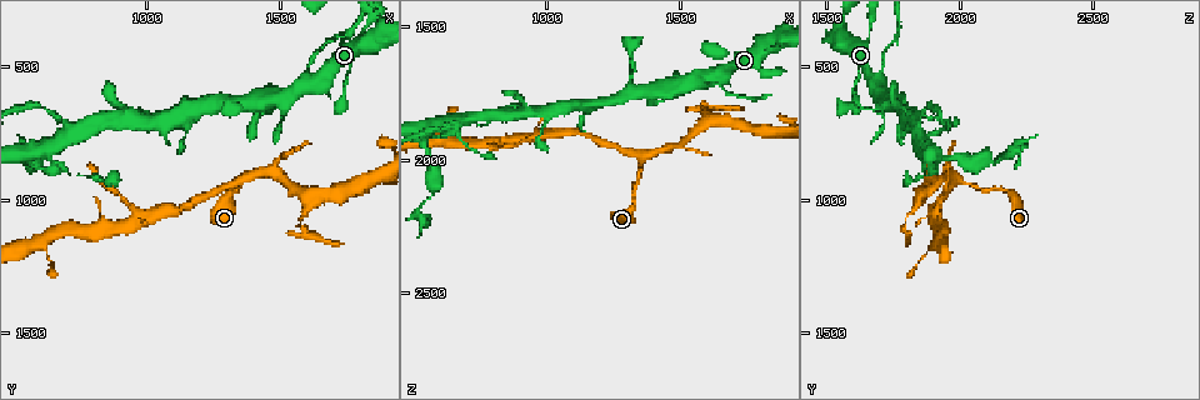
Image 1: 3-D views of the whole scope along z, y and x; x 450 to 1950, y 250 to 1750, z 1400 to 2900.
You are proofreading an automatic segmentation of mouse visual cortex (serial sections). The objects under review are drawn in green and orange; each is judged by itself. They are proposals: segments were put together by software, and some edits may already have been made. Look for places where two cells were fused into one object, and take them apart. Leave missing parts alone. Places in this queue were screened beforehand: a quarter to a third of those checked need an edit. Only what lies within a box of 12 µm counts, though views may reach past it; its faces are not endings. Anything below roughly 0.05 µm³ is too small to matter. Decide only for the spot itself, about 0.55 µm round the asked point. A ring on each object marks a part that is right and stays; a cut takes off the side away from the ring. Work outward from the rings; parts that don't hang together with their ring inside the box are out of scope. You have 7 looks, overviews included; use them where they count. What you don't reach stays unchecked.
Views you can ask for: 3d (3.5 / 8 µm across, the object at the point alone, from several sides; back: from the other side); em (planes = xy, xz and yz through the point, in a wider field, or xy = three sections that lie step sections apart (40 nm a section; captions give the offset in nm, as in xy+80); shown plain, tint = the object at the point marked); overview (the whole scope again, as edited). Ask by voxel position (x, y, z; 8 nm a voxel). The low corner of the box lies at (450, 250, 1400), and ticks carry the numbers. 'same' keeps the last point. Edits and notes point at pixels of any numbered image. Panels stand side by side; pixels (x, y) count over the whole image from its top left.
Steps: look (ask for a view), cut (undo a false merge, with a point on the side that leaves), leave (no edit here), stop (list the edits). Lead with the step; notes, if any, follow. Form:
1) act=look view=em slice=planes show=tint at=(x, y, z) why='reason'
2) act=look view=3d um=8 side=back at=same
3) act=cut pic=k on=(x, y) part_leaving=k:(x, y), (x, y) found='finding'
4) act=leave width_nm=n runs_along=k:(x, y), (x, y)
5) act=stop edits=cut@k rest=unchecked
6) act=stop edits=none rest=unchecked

act=look view=3d um=3.5 at=(1350, 920, 1990)

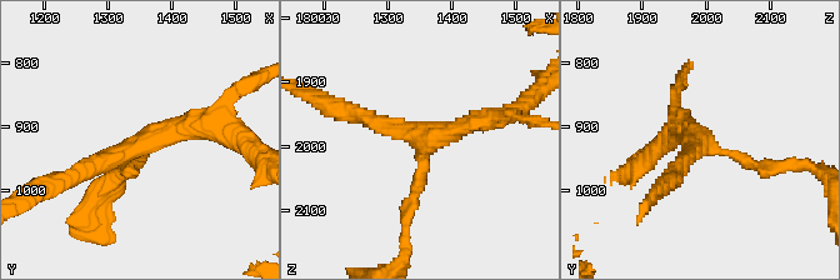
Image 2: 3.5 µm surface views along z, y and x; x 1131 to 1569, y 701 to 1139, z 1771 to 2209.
act=look view=em slice=xy step=1 show=tint at=(1355, 935, 1995) arms=3 arm_widths_nm=150,200,250 why='now the EM'

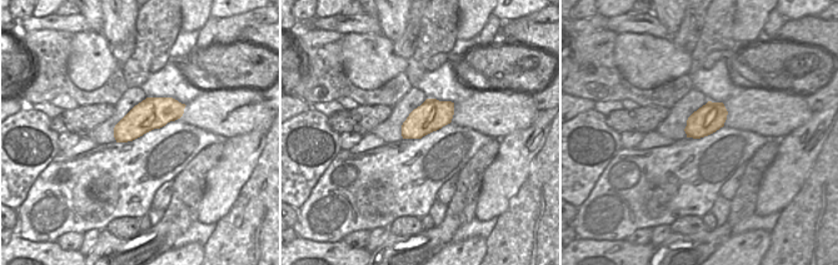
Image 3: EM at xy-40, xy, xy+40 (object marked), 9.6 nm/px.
act=look view=em slice=xy step=2 show=tint at=same

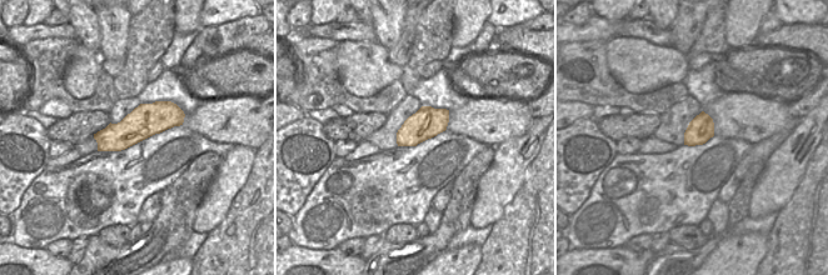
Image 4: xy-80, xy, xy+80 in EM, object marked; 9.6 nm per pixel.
act=leave runs_along=2:(406, 218), (421, 144), (356, 113) found='continuous, no second cell'

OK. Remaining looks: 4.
act=look view=3d um=3.5 at=(1570, 1080, 1800) why='abrupt turn'

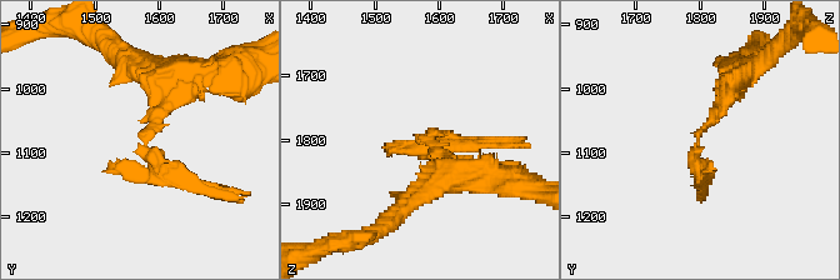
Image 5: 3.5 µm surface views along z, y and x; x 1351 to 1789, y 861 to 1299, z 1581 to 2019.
act=look view=em slice=xy step=3 show=tint at=(1570, 1070, 1800)

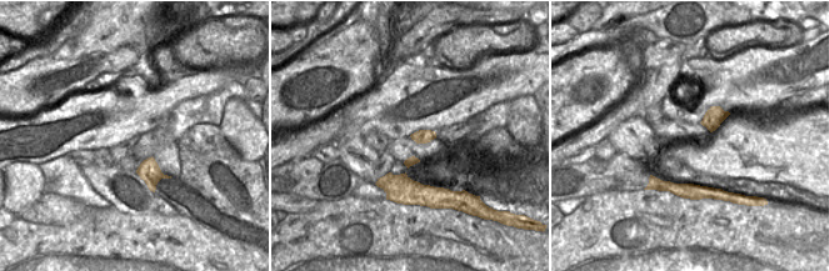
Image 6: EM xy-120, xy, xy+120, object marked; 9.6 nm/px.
act=cut pic=5 on=(691, 164) part_leaving=5:(704, 125), (691, 159), (701, 194) found='two cells meet here'

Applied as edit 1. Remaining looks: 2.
act=look view=3d um=3.5 at=(1660, 550, 1690) why='small branch off a trunk'

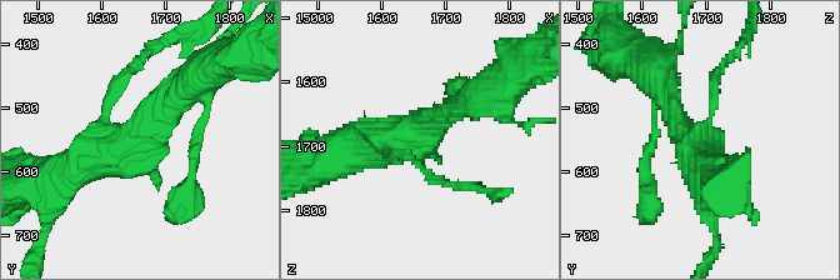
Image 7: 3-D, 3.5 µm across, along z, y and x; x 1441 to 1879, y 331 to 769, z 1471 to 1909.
act=look view=em slice=xy step=1 show=tint at=(1660, 555, 1680) arms=3 arm_widths_nm=150,300,500

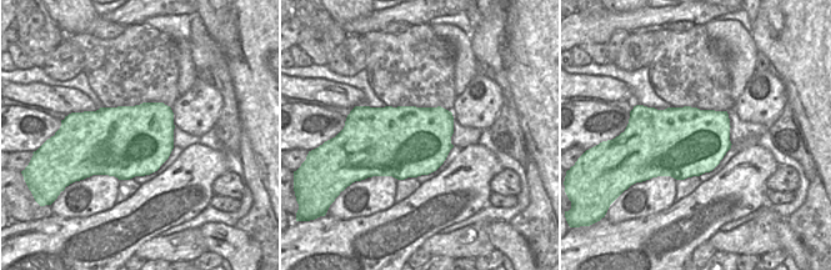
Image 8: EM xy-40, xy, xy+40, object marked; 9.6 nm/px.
act=leave runs_along=7:(178, 99), (131, 149), (43, 180) found='all the same cell'

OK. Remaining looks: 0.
act=stop edits=cut@5 rest=unchecked

